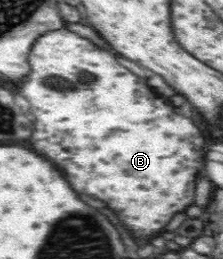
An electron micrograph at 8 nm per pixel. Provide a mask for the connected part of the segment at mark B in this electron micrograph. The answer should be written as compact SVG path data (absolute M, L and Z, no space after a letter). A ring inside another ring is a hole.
M66 28L50 30L48 34L44 34L44 38L40 38L40 42L36 42L36 46L32 46L32 54L28 56L28 60L30 60L30 66L32 66L32 74L28 78L22 78L20 82L16 82L16 90L20 90L20 94L30 102L30 112L34 116L34 130L30 134L30 146L38 154L44 154L50 162L56 162L56 166L60 166L60 170L64 172L68 182L72 182L74 190L90 194L90 196L102 200L104 204L108 204L108 208L114 210L114 214L122 222L122 226L128 226L126 230L132 236L136 234L134 240L144 240L144 238L152 238L152 236L160 234L164 230L164 226L176 214L180 214L180 212L188 210L190 206L194 206L196 182L198 182L198 176L204 172L204 146L206 146L204 144L204 134L200 132L200 126L196 126L196 122L192 122L190 118L184 118L178 112L174 112L174 108L168 102L164 102L162 96L152 92L152 88L148 90L146 82L140 76L136 76L128 68L120 66L116 62L114 54L110 54L104 48L98 48L88 38L82 38L82 36L78 36L78 34L74 34Z

